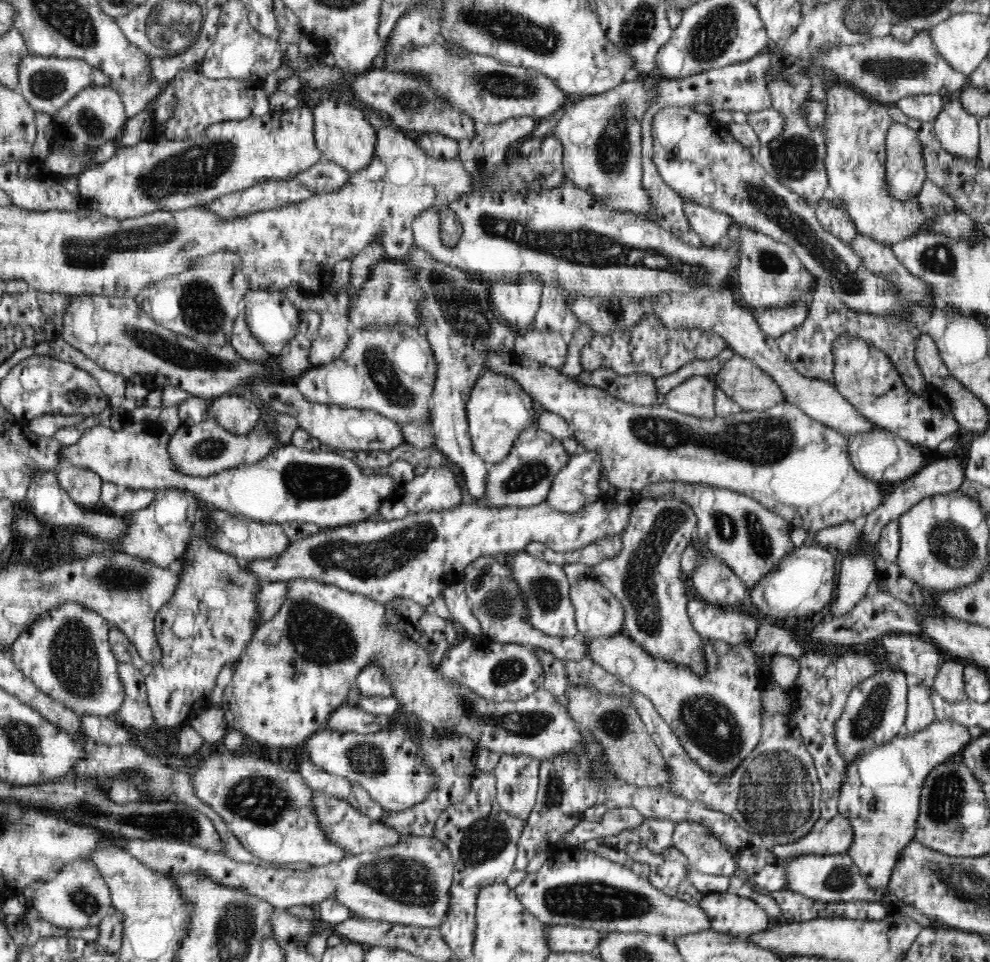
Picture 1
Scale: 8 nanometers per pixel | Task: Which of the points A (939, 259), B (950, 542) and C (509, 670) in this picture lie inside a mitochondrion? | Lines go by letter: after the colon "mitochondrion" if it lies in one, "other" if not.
A: mitochondrion
B: mitochondrion
C: mitochondrion

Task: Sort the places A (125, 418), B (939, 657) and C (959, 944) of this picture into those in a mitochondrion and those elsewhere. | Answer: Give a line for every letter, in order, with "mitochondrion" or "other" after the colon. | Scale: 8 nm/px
A: other
B: other
C: other

